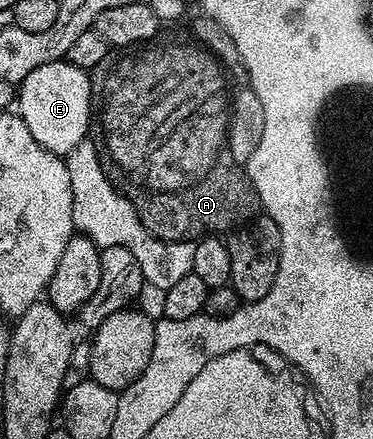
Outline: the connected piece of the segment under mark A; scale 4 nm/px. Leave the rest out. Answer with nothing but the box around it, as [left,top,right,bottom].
[97,134,260,243]

